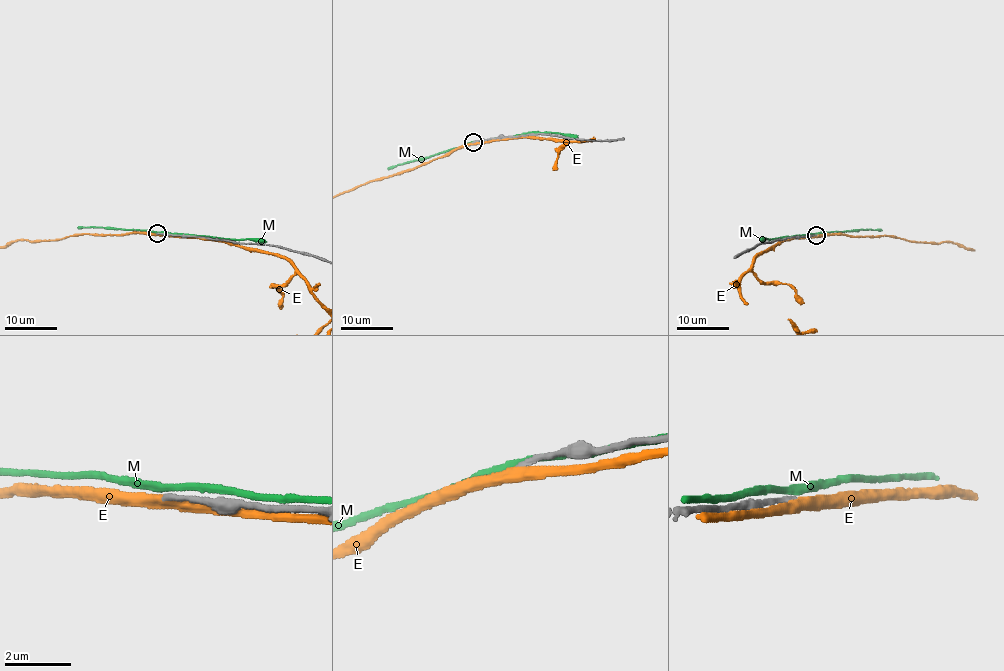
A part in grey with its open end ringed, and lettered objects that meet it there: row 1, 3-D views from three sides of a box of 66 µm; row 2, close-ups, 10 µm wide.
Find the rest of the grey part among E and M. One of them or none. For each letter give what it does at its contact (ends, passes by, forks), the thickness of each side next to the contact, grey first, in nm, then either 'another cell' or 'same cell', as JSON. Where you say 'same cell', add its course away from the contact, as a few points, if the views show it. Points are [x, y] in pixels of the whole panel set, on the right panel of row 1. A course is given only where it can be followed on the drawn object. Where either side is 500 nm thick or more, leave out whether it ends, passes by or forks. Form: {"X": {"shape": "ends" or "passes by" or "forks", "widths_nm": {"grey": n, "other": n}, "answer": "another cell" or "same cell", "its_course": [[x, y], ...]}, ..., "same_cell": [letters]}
{"E": {"shape": "passes by", "widths_nm": {"grey": 150, "other": 320}, "answer": "another cell"}, "M": {"shape": "passes by", "widths_nm": {"grey": 150, "other": 190}, "answer": "another cell"}, "same_cell": []}

